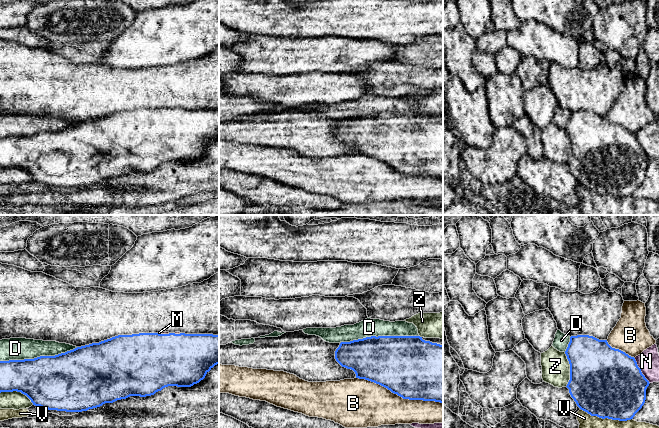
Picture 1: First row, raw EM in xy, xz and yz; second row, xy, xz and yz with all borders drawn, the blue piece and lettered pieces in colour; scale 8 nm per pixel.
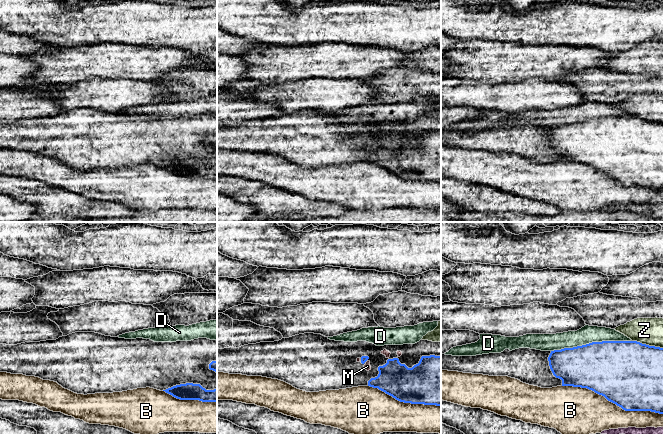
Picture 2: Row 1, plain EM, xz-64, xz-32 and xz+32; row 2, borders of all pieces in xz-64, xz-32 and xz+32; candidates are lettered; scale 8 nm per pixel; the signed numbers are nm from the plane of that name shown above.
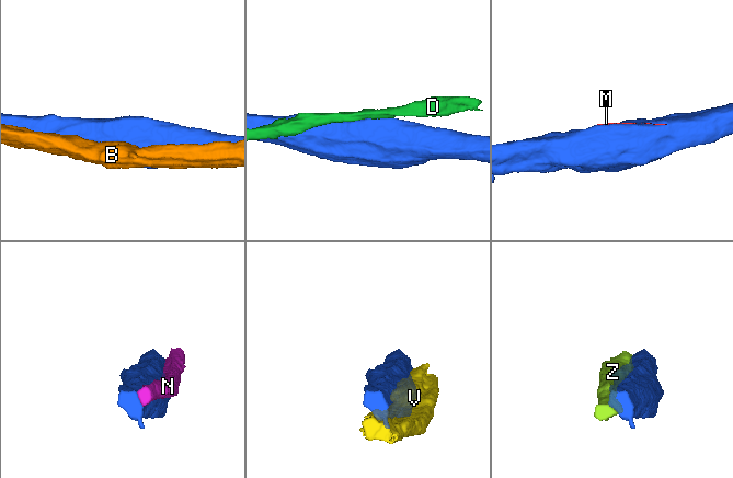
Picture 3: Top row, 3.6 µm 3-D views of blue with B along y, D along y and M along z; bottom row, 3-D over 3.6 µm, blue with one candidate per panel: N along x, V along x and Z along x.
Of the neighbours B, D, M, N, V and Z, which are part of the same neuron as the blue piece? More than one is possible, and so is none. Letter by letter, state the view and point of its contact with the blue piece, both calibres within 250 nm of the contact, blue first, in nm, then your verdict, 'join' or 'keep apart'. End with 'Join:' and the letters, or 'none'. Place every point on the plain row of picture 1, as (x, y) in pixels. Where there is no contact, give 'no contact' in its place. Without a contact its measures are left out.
B: contact xz (399, 171); calibres 500 and 360 nm; keep apart
D: contact xz (379, 112); calibres 440 and 150 nm; keep apart
M: contact xy (164, 110); calibres 460 and 20 nm; join
N: contact yz (640, 147); calibres 500 and 180 nm; keep apart
V: contact yz (607, 193); calibres 500 and 320 nm; keep apart
Z: contact xy (17, 167); calibres 400 and 150 nm; keep apart
Join: M

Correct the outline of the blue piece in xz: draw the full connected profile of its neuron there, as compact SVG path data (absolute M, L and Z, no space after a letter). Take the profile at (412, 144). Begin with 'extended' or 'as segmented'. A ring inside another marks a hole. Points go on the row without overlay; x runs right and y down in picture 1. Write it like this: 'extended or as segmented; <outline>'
as segmented; M371 112L350 118L341 118L335 135L355 148L356 154L379 160L403 175L443 179L443 121L425 117L420 112Z

